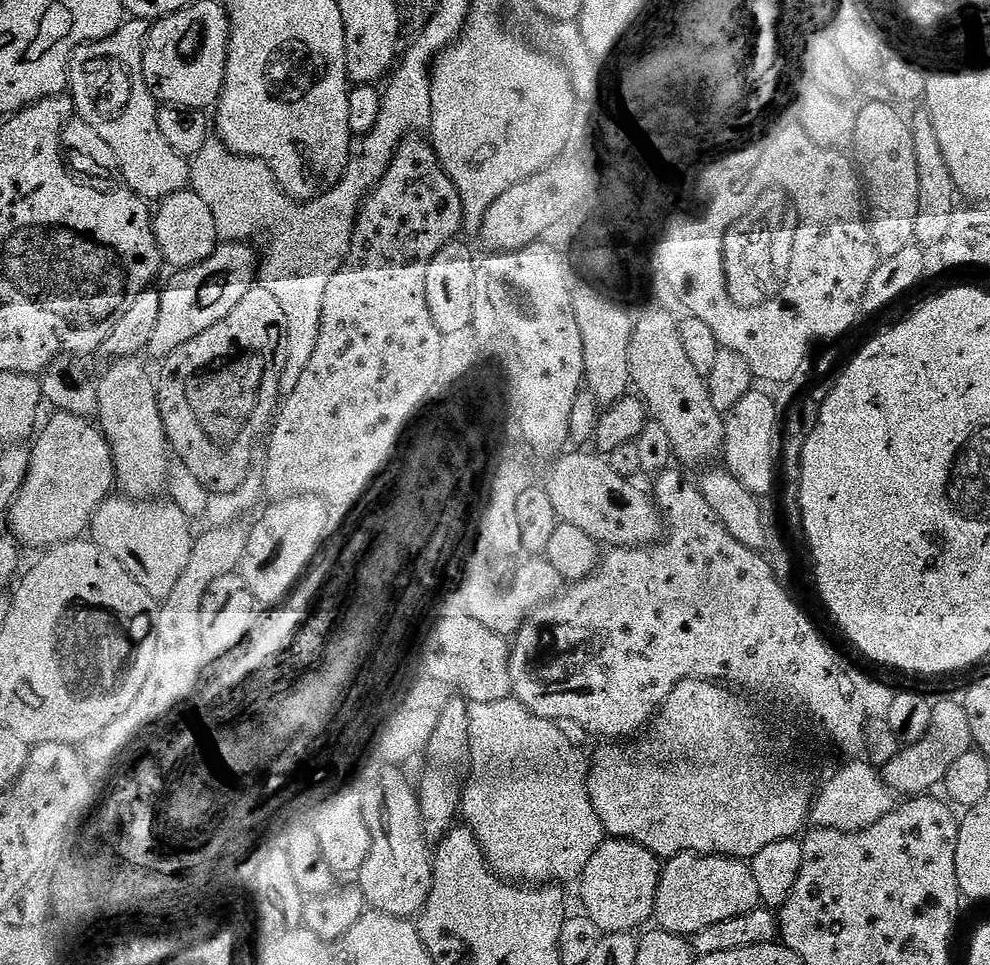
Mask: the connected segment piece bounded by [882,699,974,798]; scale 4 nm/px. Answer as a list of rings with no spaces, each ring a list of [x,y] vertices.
[[[959,699],[936,700],[932,706],[932,728],[928,735],[918,742],[901,747],[897,756],[888,760],[888,765],[882,768],[884,783],[893,793],[904,798],[915,798],[931,793],[932,788],[939,789],[946,778],[946,770],[962,758],[962,754],[973,751],[974,745],[970,734],[970,722],[966,718],[966,710]]]

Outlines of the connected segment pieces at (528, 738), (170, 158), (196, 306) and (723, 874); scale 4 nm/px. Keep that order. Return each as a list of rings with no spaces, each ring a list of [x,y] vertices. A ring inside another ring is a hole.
[[[509,698],[504,701],[498,702],[482,702],[481,704],[472,704],[468,709],[468,713],[470,714],[470,750],[472,751],[472,770],[468,774],[468,779],[466,781],[466,787],[462,793],[462,816],[466,819],[467,827],[471,828],[472,833],[476,835],[476,841],[480,844],[480,848],[484,851],[484,856],[488,860],[488,864],[492,867],[493,872],[498,876],[504,877],[505,880],[509,882],[523,882],[528,886],[548,886],[553,882],[564,882],[560,880],[572,880],[572,882],[579,881],[580,876],[586,870],[586,862],[590,862],[590,858],[594,858],[594,854],[600,848],[601,844],[604,843],[606,839],[606,833],[604,827],[602,826],[602,822],[598,818],[598,814],[594,810],[594,806],[590,802],[590,794],[588,793],[588,770],[590,767],[589,761],[584,760],[584,756],[579,752],[578,749],[572,745],[572,740],[567,736],[566,733],[563,732],[561,725],[559,723],[553,722],[551,720],[543,720],[541,716],[535,716],[530,709],[521,704],[519,700],[515,698]]]
[[[128,18],[113,36],[94,44],[78,46],[68,65],[68,83],[79,119],[87,121],[116,152],[120,162],[120,175],[123,182],[128,183],[125,185],[142,199],[159,202],[170,194],[185,191],[189,187],[190,164],[185,157],[179,156],[170,142],[166,142],[166,138],[162,138],[162,130],[158,130],[158,100],[153,89],[144,81],[144,46],[149,35],[149,21]],[[104,56],[120,56],[120,70],[122,74],[126,74],[130,84],[124,109],[114,107],[114,104],[102,104],[100,94],[104,82],[98,82],[98,78],[100,60]]]
[[[220,242],[216,245],[216,252],[210,254],[210,258],[206,258],[202,262],[198,262],[189,268],[179,269],[175,273],[176,276],[168,284],[168,289],[163,289],[164,309],[160,315],[157,329],[154,330],[154,338],[150,338],[147,351],[153,352],[159,358],[167,358],[172,355],[174,350],[178,350],[186,342],[190,342],[194,338],[198,338],[198,334],[202,334],[202,330],[210,330],[210,326],[214,326],[214,322],[222,322],[222,318],[226,318],[226,314],[230,314],[230,310],[234,310],[234,306],[238,306],[238,302],[242,302],[242,298],[246,298],[248,291],[254,287],[258,280],[258,256],[256,260],[256,252],[252,249],[253,245],[248,242]]]
[[[683,852],[663,865],[654,920],[665,932],[691,938],[706,930],[706,926],[714,926],[714,922],[752,912],[759,904],[758,882],[754,882],[752,869],[745,861]]]

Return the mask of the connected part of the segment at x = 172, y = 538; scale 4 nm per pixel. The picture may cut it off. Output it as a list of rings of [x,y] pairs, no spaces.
[[[116,494],[105,500],[104,505],[92,516],[90,539],[106,554],[118,558],[122,566],[158,602],[174,590],[194,543],[190,519],[182,509],[165,498],[133,498],[127,494]]]

